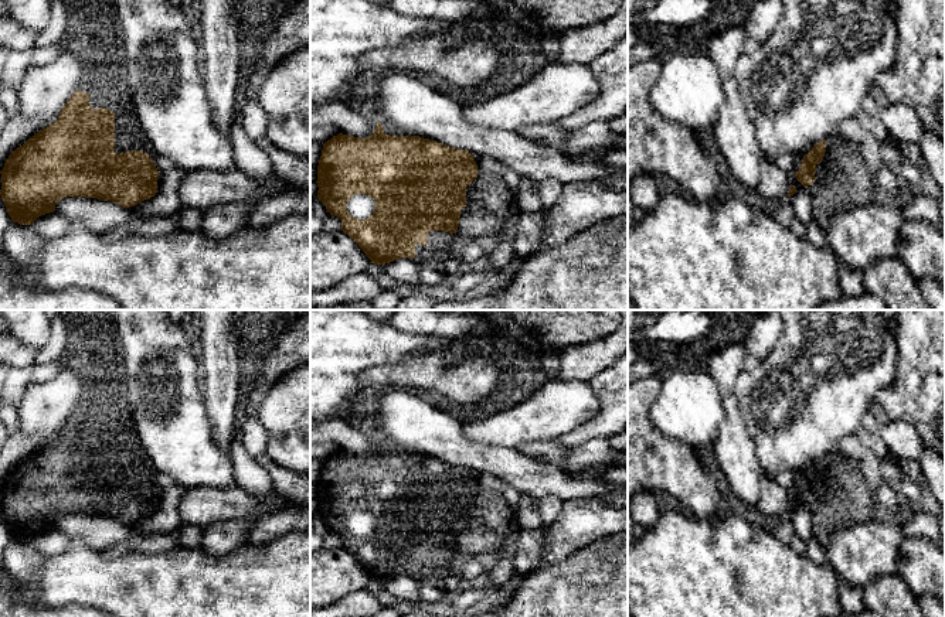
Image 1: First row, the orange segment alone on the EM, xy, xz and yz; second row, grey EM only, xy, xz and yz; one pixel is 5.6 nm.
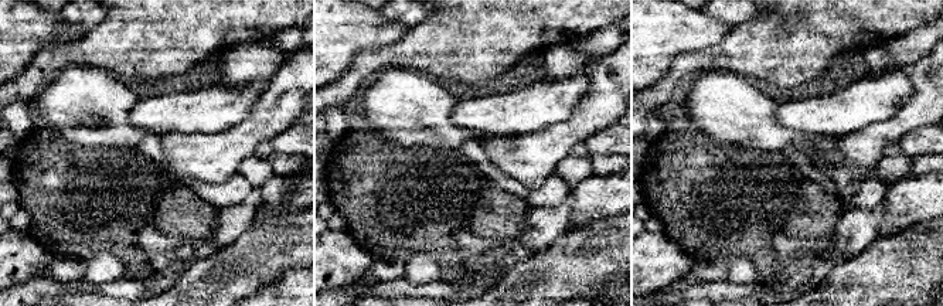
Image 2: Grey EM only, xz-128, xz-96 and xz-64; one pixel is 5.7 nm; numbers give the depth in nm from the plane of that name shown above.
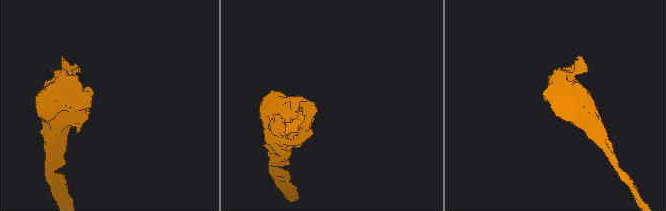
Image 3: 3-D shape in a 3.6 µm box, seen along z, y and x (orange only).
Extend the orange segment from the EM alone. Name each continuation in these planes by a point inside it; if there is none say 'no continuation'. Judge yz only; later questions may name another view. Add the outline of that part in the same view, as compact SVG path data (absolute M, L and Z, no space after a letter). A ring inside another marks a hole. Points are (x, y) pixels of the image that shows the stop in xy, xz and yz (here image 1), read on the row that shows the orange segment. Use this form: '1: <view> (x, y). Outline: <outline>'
no continuation

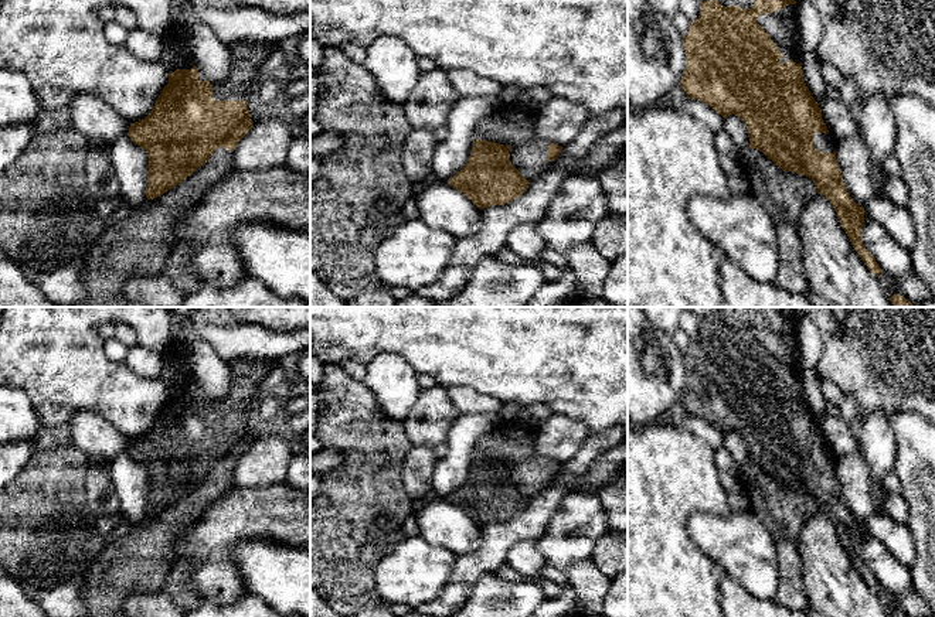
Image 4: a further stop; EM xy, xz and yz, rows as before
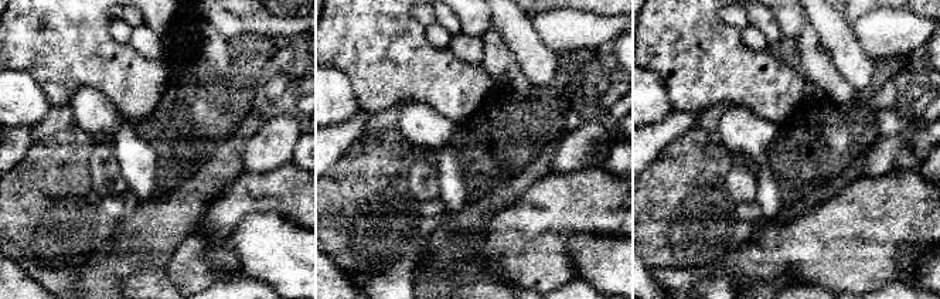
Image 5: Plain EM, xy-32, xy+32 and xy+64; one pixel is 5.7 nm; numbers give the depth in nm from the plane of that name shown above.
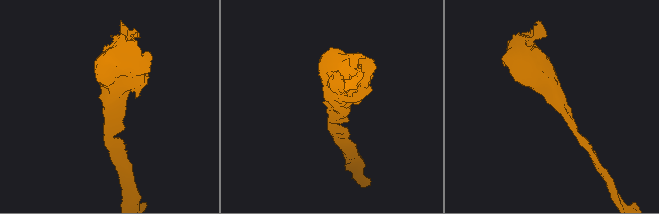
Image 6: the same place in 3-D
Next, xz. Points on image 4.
1: xz (530, 159). Outline: M534 139L531 143L510 147L510 161L528 181L540 177L554 161L547 160L548 142Z

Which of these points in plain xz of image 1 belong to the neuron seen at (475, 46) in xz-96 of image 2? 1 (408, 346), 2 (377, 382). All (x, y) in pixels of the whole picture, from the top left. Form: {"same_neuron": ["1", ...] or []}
{"same_neuron": ["2"]}

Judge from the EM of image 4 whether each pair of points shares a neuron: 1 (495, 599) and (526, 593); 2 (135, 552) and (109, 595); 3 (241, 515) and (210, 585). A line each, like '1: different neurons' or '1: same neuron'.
1: same neuron
2: same neuron
3: same neuron

